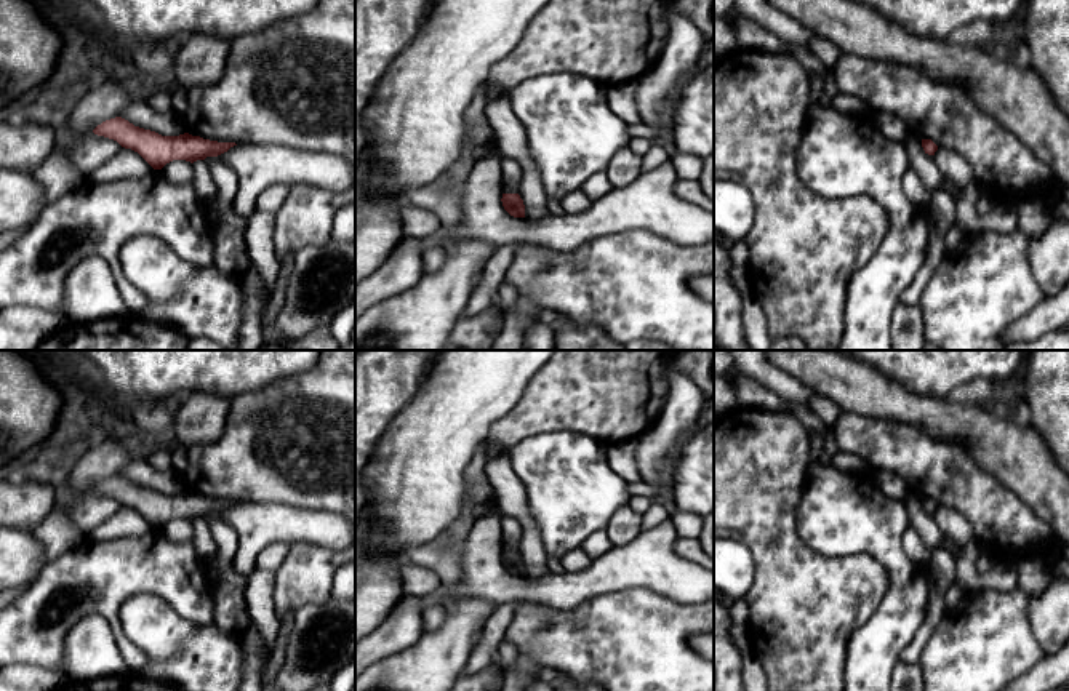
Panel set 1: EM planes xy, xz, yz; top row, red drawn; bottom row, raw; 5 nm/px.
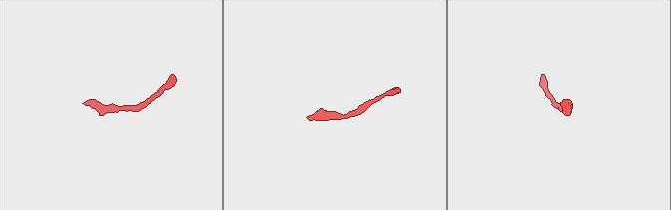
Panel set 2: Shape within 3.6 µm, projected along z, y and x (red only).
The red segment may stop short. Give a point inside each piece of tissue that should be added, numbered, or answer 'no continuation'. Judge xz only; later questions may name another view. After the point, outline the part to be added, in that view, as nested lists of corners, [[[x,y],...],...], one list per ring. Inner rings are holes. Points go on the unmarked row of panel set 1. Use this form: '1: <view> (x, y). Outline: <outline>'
no continuation

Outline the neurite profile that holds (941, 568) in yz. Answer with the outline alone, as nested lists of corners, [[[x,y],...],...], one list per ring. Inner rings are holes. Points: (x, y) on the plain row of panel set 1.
[[[909,491],[904,505],[911,517],[911,523],[930,550],[930,561],[927,565],[928,603],[925,621],[899,656],[899,661],[906,664],[917,664],[930,635],[947,613],[946,592],[955,582],[957,558],[946,547],[946,536],[935,523],[933,513],[923,509],[922,497]]]

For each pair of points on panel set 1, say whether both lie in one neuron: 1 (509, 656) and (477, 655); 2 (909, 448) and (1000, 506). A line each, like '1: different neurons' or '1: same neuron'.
1: different neurons
2: same neuron

